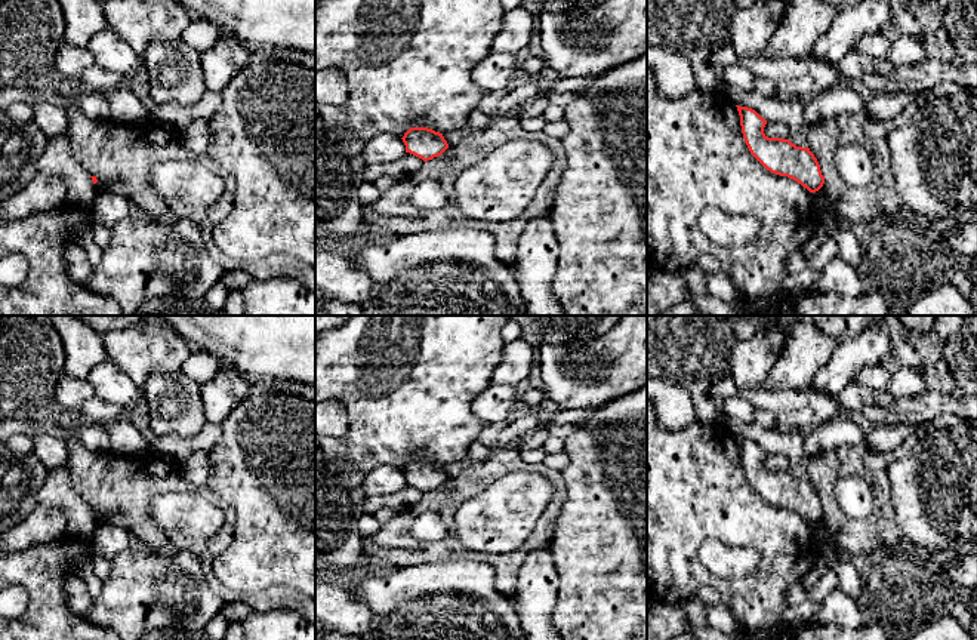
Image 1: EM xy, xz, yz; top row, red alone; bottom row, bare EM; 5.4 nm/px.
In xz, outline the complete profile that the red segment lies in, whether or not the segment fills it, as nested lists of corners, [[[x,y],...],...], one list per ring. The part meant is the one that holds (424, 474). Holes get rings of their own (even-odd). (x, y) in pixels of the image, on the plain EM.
[[[410,459],[401,471],[406,477],[406,484],[423,493],[441,487],[449,480],[443,465],[428,459]]]

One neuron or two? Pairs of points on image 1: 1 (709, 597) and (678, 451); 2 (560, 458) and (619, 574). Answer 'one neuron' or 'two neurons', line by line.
1: two neurons
2: two neurons

